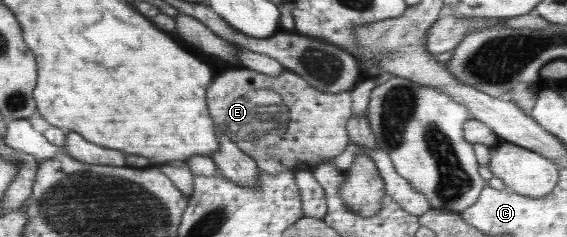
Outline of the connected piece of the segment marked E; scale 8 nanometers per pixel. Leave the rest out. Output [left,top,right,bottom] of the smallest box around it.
[205,66,353,174]

